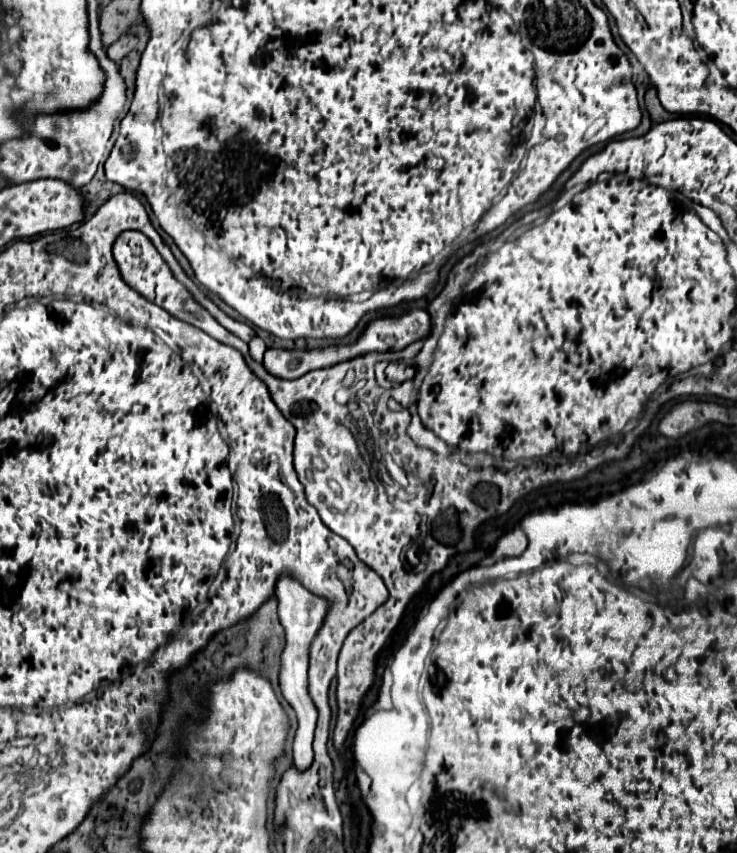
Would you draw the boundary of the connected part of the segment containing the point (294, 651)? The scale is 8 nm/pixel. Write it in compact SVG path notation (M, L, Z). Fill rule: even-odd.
M288 577L280 579L280 583L276 583L276 599L278 599L278 619L286 631L286 645L280 655L278 683L280 683L284 699L290 703L290 707L296 711L296 717L298 717L298 729L296 729L292 751L294 751L294 763L304 769L304 767L308 767L308 763L312 763L312 755L314 755L312 739L314 739L314 727L316 727L316 719L318 719L318 711L306 691L308 647L326 615L328 603L322 597L316 597L316 595L304 591L304 587L300 587L300 583L296 583L296 579L288 579Z

